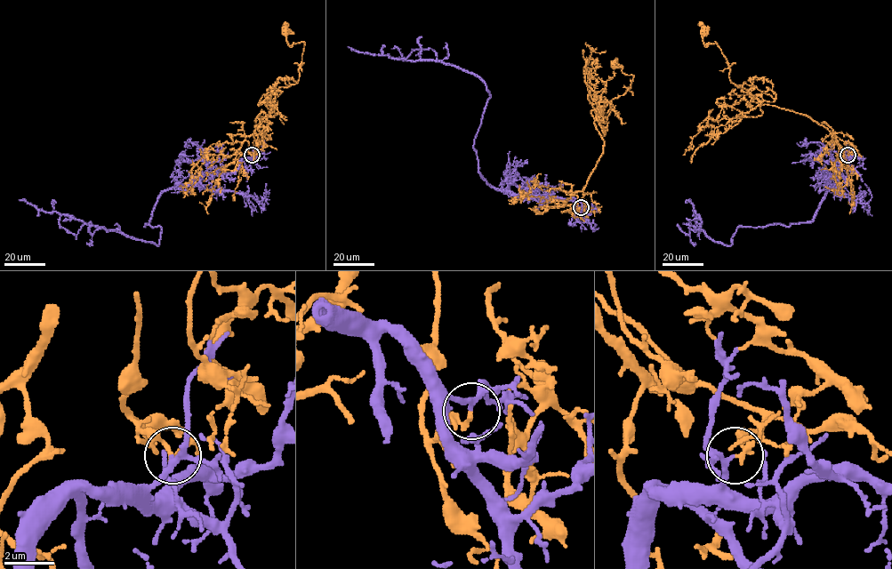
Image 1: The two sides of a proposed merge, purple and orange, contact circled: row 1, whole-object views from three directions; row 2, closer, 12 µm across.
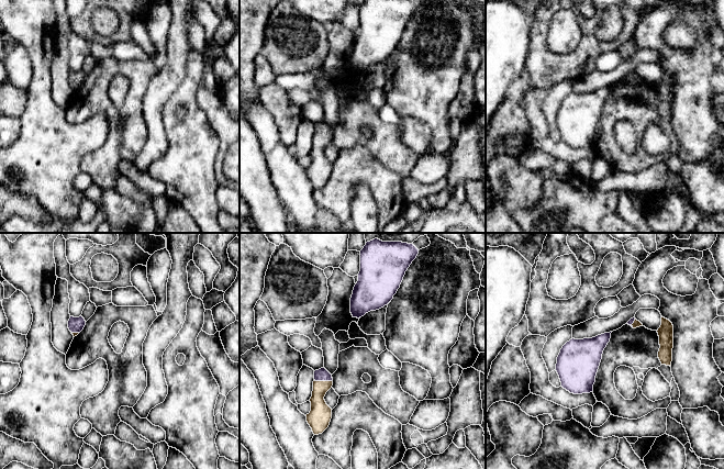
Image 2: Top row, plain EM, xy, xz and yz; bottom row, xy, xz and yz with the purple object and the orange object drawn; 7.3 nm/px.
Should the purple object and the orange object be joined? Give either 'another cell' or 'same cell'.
another cell

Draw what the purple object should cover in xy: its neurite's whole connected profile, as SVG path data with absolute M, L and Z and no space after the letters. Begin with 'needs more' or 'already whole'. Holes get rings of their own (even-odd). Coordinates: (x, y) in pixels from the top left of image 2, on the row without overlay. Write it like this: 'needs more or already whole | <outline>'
already whole | M70 70L68 75L68 82L71 87L80 87L86 79L86 75L82 70L74 71Z

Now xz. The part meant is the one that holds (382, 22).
already whole | M364 0L358 35L350 52L353 71L387 59L417 8L415 0Z

